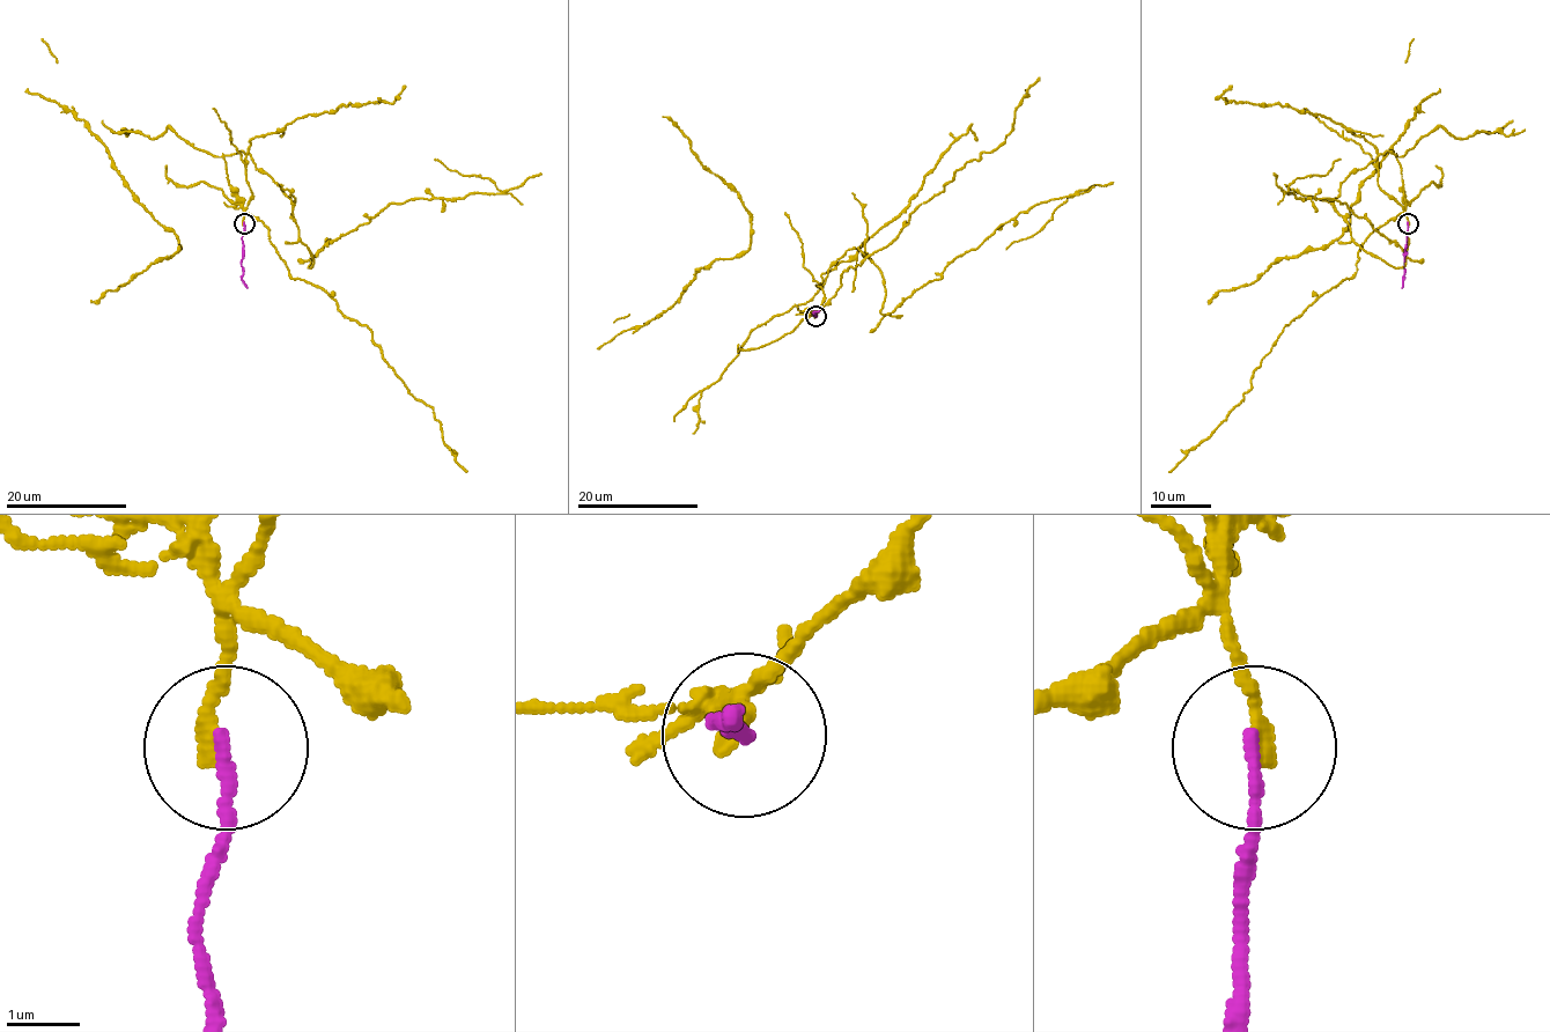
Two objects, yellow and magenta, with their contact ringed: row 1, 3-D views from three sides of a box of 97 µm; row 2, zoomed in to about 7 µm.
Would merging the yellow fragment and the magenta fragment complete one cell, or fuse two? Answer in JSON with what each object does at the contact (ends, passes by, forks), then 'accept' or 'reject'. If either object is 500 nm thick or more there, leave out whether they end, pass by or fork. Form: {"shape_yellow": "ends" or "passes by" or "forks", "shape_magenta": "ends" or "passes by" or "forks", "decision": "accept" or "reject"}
{"shape_yellow": "ends", "shape_magenta": "ends", "decision": "reject"}

